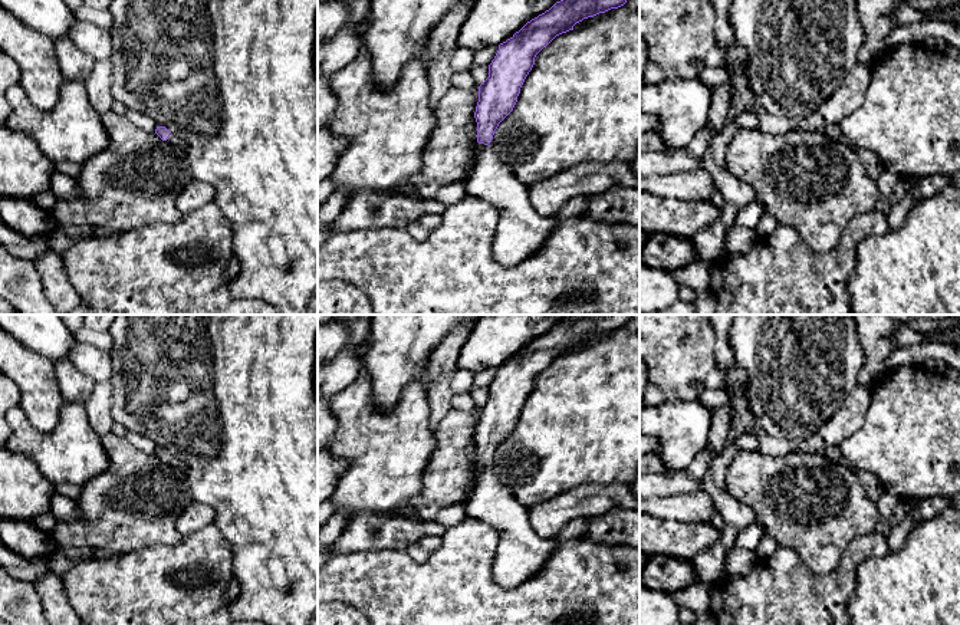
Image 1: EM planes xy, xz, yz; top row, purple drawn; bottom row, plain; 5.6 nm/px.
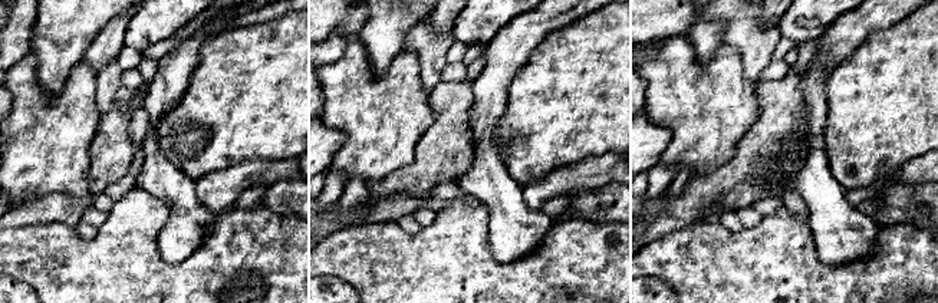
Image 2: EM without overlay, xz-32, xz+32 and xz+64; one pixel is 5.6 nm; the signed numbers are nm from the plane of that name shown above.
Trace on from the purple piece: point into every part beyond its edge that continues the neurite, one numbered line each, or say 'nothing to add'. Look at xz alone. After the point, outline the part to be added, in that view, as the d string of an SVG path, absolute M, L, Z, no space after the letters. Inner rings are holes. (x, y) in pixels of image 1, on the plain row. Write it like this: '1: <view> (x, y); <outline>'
1: xz (520, 553); M477 466L476 487L466 510L469 517L499 533L493 578L503 589L516 589L536 575L556 545L533 530L529 509L517 501L490 467Z

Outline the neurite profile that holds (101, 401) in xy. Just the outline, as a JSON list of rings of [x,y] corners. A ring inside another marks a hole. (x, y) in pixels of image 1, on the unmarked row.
[[[111,381],[96,382],[91,397],[85,402],[88,420],[93,431],[99,437],[105,437],[112,432],[114,420],[111,409],[114,407],[114,388]]]

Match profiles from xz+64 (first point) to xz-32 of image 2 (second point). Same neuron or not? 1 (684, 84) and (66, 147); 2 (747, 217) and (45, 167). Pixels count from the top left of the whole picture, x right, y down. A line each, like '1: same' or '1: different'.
1: same
2: same

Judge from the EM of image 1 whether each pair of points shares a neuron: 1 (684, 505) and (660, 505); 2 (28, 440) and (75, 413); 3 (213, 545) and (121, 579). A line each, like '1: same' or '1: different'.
1: same
2: same
3: same

